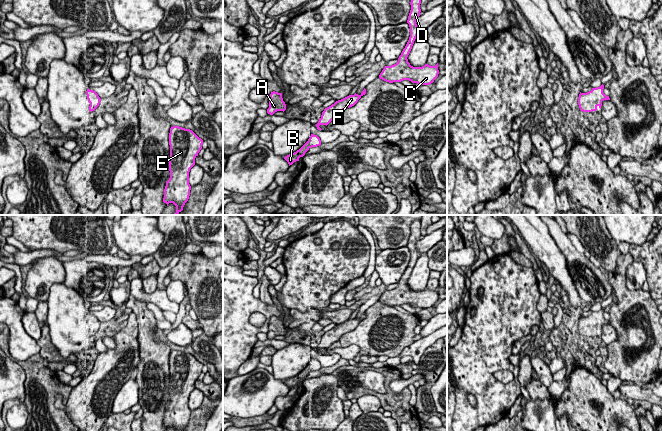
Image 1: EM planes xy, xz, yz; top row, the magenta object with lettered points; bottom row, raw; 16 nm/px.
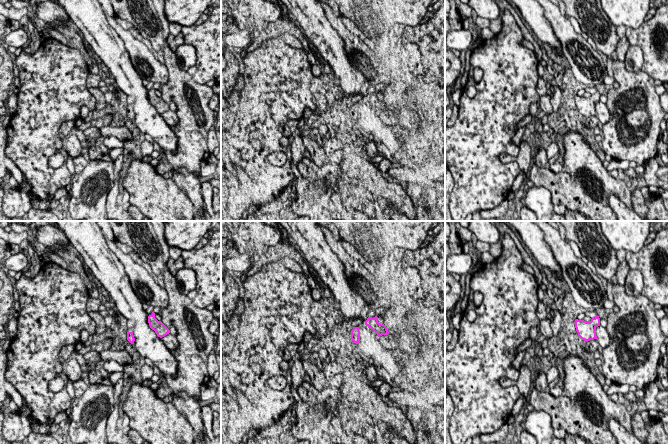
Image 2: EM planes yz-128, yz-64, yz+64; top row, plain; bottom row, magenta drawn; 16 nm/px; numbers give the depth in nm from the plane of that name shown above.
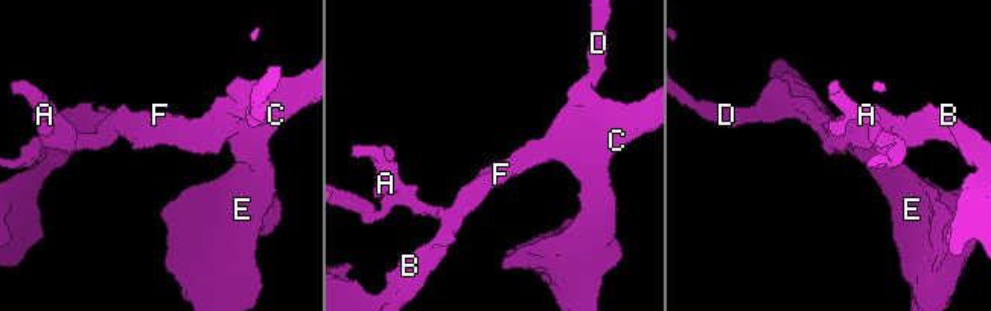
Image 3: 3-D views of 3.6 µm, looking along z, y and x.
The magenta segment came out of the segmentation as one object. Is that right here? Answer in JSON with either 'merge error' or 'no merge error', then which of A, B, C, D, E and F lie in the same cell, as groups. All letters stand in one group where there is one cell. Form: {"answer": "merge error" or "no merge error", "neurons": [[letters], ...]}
{"answer": "no merge error", "neurons": [["A", "B", "C", "D", "E", "F"]]}

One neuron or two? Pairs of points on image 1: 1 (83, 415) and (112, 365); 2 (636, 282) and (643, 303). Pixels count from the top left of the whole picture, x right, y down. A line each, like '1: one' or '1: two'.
1: one
2: two

